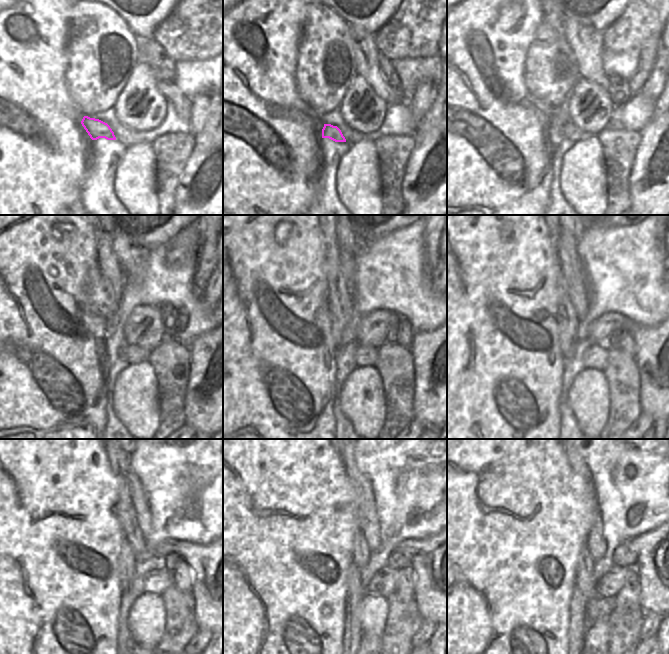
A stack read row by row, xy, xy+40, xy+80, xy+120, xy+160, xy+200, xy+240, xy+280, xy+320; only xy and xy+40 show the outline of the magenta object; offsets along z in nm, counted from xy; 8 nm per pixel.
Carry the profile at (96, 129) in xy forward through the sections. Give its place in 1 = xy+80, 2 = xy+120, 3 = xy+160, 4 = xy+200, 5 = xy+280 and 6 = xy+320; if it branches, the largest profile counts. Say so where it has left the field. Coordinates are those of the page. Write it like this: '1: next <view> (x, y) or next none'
1: next xy+80 (571, 132)
2: next xy+120 (133, 354)
3: next xy+160 (365, 355)
4: next xy+200 (595, 356)
5: next xy+280 (383, 583)
6: next xy+320 (611, 583)

